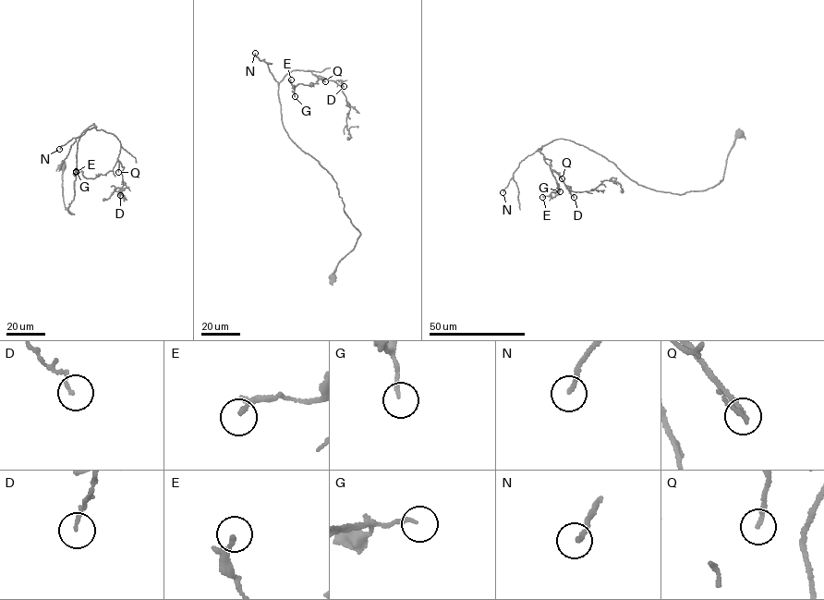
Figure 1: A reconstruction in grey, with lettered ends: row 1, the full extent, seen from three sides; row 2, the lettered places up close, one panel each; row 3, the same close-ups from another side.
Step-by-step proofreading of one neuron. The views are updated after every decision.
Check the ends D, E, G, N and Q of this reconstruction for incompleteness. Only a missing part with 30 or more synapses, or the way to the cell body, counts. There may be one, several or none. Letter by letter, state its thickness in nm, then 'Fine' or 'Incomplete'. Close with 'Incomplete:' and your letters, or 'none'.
D: Thickness 120 nm. Fine
E: Thickness 190 nm. Fine
G: Thickness 150 nm. Fine
N: Thickness 160 nm. Incomplete
Q: Thickness 180 nm. Incomplete
Incomplete: N, Q

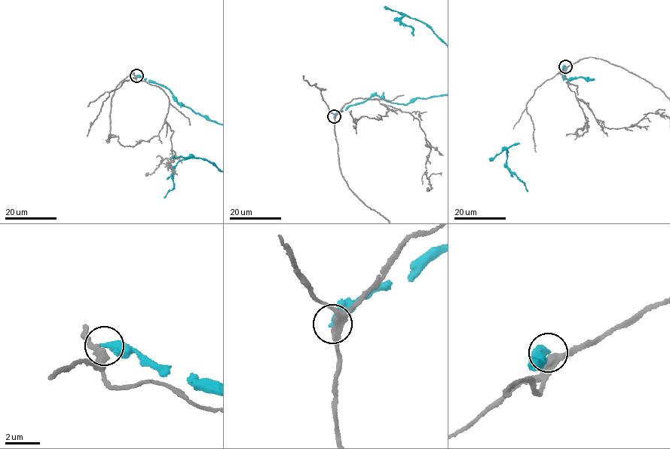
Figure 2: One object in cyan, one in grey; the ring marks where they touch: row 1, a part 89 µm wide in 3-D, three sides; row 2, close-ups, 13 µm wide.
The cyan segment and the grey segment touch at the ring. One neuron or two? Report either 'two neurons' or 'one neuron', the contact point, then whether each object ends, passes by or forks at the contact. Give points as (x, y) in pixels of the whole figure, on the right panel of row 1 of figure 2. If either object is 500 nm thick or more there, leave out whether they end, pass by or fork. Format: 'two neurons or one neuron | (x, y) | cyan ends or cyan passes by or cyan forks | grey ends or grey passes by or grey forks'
two neurons | (565, 66) | cyan ends | grey passes by

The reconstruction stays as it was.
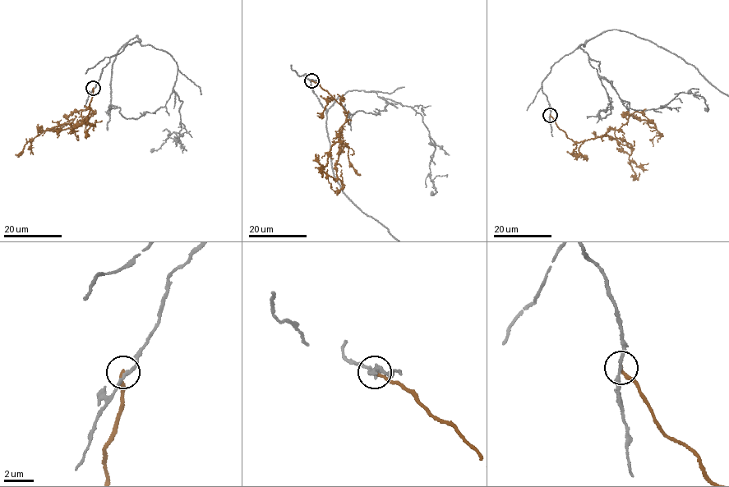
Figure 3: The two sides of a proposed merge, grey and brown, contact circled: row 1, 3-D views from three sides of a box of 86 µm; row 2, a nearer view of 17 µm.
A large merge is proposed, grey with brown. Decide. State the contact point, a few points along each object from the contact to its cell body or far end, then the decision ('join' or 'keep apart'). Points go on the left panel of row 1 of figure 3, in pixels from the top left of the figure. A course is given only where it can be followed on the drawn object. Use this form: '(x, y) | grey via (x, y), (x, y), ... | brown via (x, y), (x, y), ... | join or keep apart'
(93, 88) | brown via (93, 88), (87, 119), (94, 126), (84, 121), (80, 109), (67, 117), (58, 130), (47, 129), (42, 135) | keep apart

